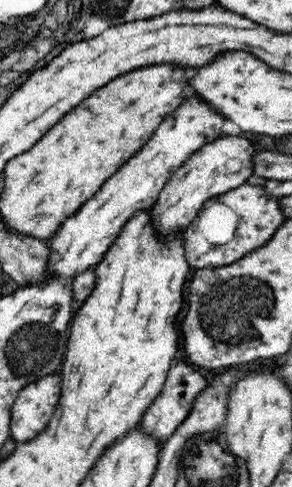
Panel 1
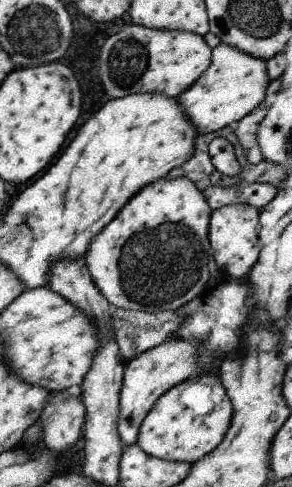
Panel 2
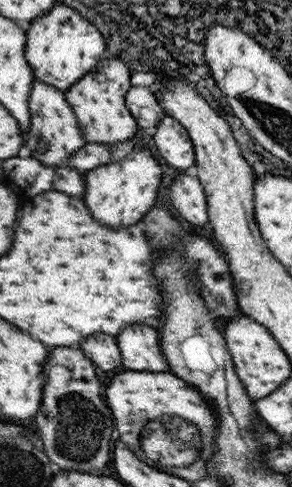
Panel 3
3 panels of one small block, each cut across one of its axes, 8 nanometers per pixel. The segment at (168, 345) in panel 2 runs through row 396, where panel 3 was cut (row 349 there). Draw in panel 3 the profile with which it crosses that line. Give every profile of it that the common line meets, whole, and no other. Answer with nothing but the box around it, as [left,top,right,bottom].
[115,324,171,372]

